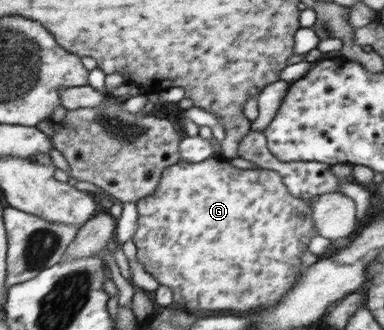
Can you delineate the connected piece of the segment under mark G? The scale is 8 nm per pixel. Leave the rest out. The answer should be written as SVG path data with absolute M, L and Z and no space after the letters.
M211 157L205 160L202 160L198 163L193 162L177 162L172 164L171 167L165 168L164 172L162 172L161 179L159 180L159 186L157 186L156 190L152 192L151 195L144 197L143 199L136 200L135 202L136 211L137 211L137 220L136 220L136 229L132 234L132 242L135 245L135 249L137 249L136 253L136 261L139 264L143 265L145 272L151 274L153 278L158 282L159 285L167 286L169 290L172 292L172 302L173 306L181 308L187 308L187 310L233 310L233 312L245 312L245 310L251 310L251 308L265 309L265 306L273 306L277 304L277 301L293 286L293 283L296 282L297 277L300 275L300 272L303 269L303 265L301 264L300 254L308 250L309 244L312 243L312 238L317 236L317 230L315 230L315 226L313 226L312 218L312 205L306 199L301 199L293 196L287 189L287 186L281 180L281 177L272 170L263 170L263 169L239 169L233 167L228 163L227 160L224 160L222 157Z

